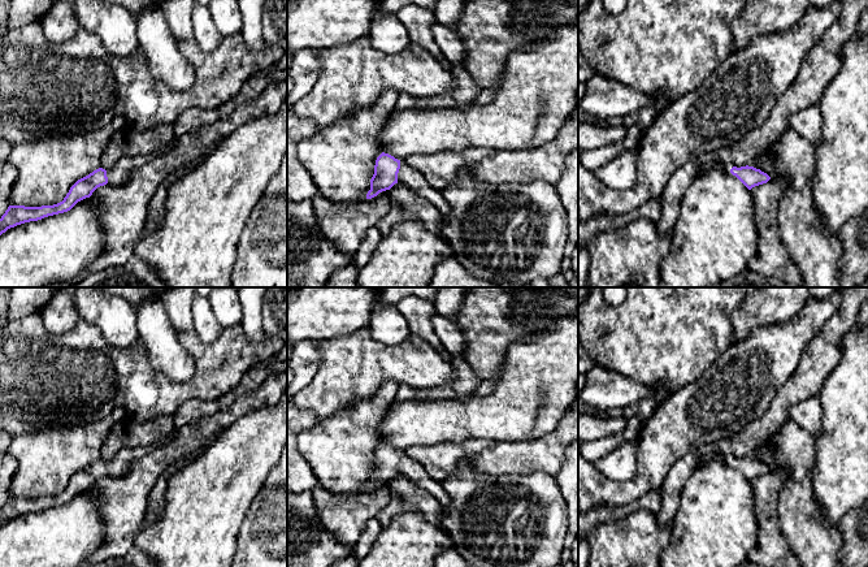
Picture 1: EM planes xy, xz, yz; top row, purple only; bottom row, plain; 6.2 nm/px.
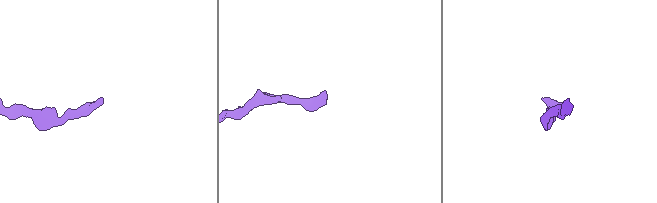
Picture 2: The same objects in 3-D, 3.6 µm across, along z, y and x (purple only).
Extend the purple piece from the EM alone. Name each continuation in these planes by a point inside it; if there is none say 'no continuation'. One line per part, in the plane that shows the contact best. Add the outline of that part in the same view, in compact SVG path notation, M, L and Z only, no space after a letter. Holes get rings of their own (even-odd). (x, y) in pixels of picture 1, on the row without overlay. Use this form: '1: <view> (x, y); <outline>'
1: xz (407, 467); M400 451L400 460L398 464L398 475L407 477L415 482L418 488L430 493L442 507L447 507L451 503L451 498L444 490L442 481L431 479L424 469L424 467L409 458L404 451Z

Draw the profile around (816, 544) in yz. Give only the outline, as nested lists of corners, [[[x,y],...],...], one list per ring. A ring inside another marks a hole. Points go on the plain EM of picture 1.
[[[787,420],[772,437],[774,453],[760,462],[771,471],[787,467],[790,471],[777,497],[777,511],[781,529],[797,554],[802,567],[839,567],[842,534],[838,528],[825,523],[823,510],[812,490],[812,471],[815,464],[815,440],[793,420]]]

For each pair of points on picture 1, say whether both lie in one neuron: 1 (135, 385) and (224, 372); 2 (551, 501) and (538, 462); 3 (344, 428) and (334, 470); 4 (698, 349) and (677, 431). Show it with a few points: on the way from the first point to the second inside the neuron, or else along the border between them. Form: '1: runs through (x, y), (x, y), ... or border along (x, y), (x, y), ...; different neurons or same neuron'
1: runs through (157, 390), (187, 390), (202, 386); same neuron
2: border along (511, 474), (545, 472), (552, 476); different neurons
3: runs through (341, 438), (341, 459); same neuron
4: border along (714, 362), (698, 379), (681, 385), (673, 392); different neurons

